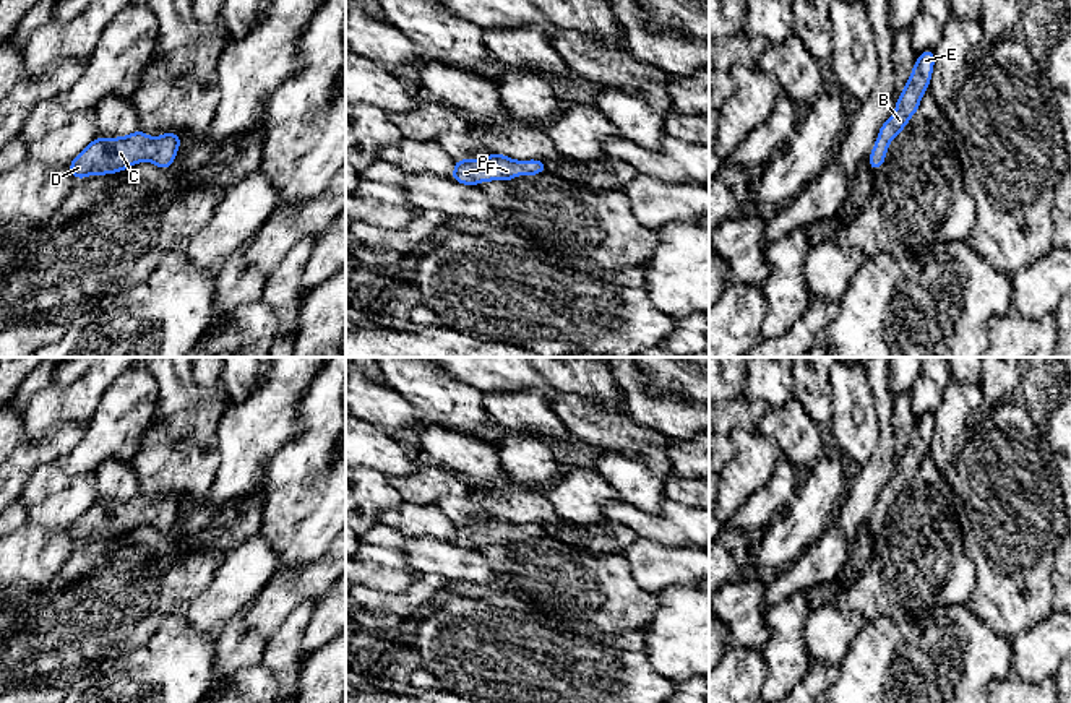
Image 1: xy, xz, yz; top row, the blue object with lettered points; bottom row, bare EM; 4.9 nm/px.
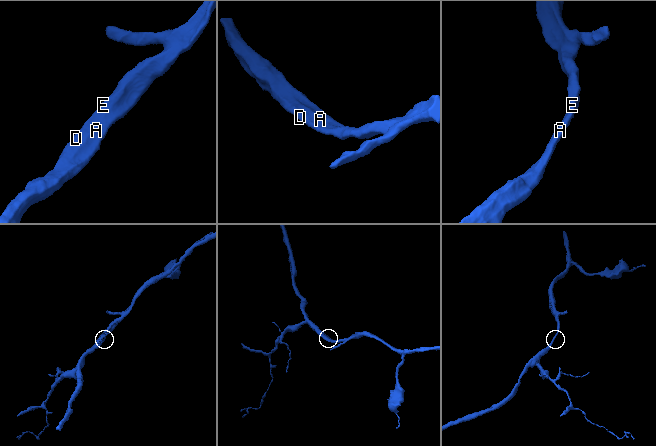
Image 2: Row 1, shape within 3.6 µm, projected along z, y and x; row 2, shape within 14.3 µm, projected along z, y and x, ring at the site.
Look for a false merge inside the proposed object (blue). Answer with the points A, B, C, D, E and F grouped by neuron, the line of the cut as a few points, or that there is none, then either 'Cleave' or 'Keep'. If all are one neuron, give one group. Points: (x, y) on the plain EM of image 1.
Groups: A B C D E F. No split. Keep

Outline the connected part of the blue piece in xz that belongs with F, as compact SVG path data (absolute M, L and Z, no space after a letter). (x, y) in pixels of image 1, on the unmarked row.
M492 516L484 523L459 523L454 524L454 534L451 542L469 550L475 550L479 546L492 544L513 544L514 541L537 539L547 533L544 524L529 523L516 524L500 516Z

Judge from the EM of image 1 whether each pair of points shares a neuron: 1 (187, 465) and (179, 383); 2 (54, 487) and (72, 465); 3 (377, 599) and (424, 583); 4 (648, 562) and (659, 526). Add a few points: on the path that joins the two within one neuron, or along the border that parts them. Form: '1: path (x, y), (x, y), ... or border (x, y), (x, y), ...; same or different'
1: path (187, 445), (187, 409), (180, 403); same
2: border (62, 461), (70, 474), (85, 474), (96, 468); different
3: path (388, 601), (406, 601), (412, 595); same
4: border (638, 536), (667, 546), (692, 549); different

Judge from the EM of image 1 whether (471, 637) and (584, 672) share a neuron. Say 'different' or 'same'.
same

